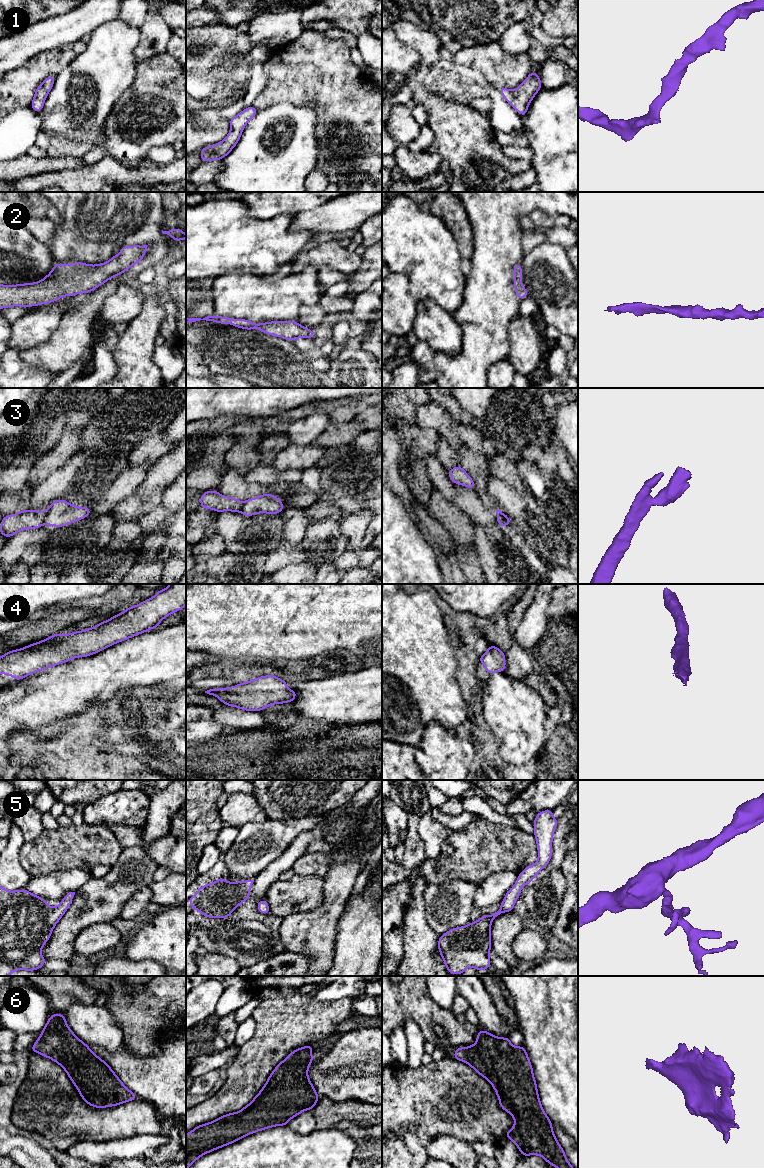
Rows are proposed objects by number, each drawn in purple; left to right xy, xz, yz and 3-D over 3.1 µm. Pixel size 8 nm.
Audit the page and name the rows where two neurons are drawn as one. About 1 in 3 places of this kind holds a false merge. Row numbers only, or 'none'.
3

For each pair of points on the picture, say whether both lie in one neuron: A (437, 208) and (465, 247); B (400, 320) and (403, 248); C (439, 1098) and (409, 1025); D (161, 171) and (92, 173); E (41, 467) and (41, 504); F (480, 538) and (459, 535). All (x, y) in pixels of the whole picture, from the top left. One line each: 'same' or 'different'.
A: same
B: different
C: different
D: same
E: different
F: different

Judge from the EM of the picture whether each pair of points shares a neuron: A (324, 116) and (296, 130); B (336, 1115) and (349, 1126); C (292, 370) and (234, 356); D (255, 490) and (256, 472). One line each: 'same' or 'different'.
A: different
B: different
C: same
D: different

